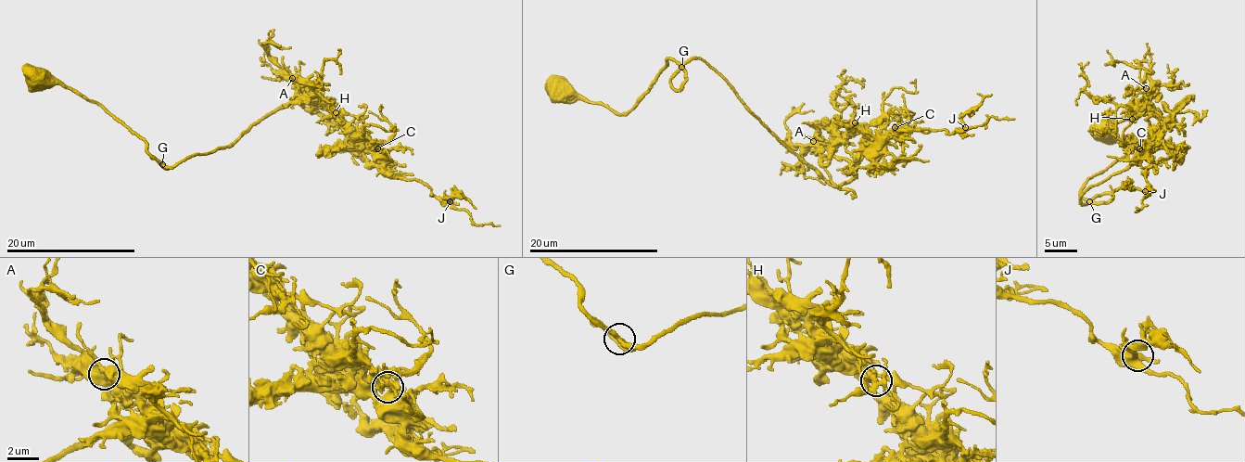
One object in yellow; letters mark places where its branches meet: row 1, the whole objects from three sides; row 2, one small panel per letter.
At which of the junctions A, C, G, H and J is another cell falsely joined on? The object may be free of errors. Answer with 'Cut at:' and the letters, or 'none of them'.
Cut at: none of them

